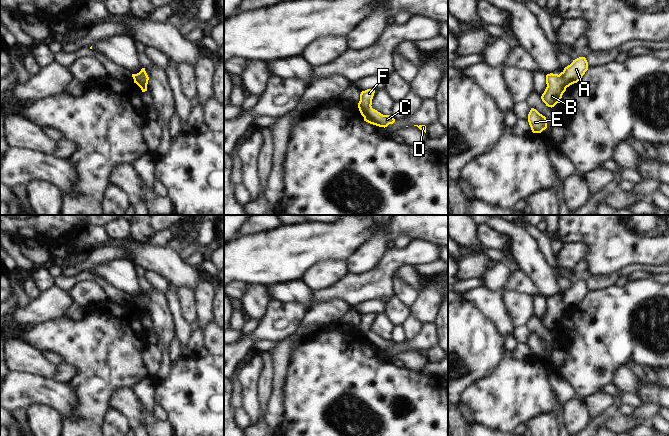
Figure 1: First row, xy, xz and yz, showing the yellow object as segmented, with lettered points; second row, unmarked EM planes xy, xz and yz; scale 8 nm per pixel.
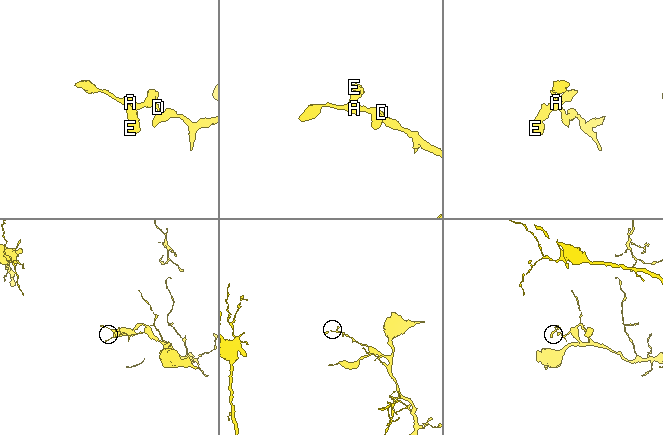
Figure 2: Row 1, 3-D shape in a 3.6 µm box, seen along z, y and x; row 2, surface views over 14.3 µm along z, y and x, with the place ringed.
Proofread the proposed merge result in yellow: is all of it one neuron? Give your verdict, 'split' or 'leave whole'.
split

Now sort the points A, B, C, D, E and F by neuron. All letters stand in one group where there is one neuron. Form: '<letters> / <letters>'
A C D / B E F

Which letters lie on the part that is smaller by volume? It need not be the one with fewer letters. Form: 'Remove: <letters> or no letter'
Remove: B, E, F

